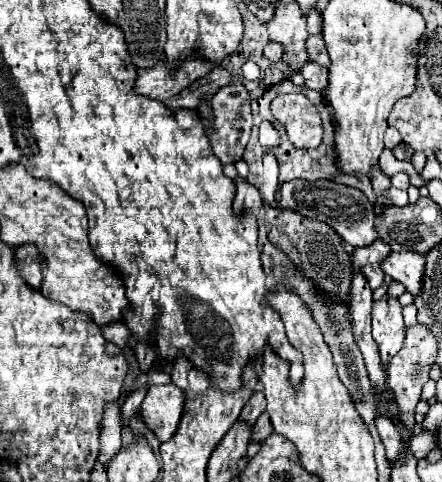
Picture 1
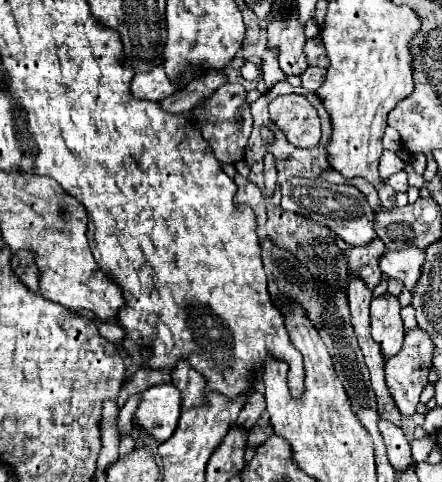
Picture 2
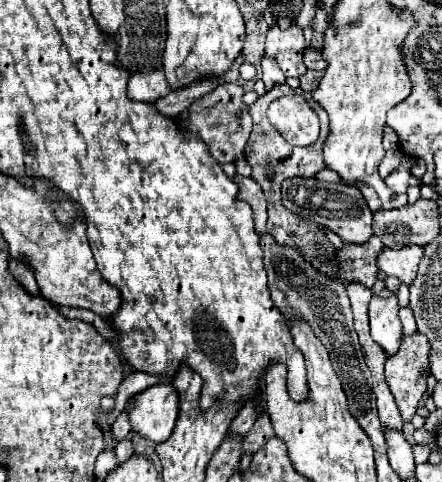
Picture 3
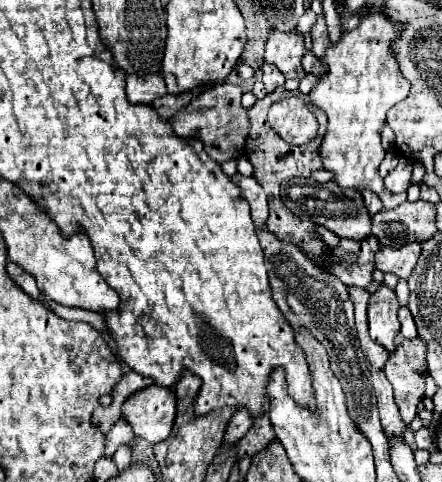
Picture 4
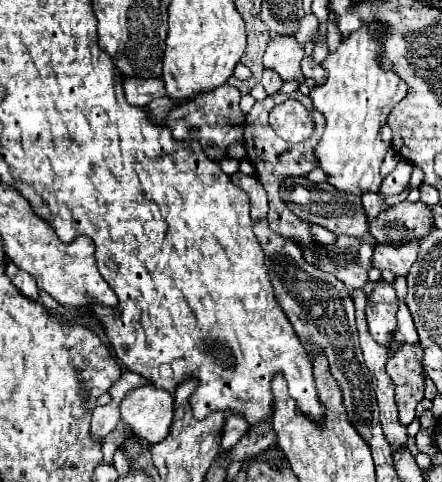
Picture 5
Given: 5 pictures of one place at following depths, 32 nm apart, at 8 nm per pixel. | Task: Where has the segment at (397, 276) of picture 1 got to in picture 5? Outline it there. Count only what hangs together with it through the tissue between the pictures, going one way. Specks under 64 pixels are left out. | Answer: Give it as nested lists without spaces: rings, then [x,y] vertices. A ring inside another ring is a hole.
[[[412,240],[412,242],[404,244],[402,248],[376,244],[374,254],[372,254],[372,266],[378,270],[386,268],[398,276],[406,276],[408,268],[414,264],[416,256],[418,256],[418,240]]]

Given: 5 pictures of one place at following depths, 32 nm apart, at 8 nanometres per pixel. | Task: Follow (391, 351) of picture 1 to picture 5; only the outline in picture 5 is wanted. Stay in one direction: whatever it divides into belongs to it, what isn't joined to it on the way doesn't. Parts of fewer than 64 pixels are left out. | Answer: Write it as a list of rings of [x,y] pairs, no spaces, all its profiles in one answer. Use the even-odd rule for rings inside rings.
[[[378,280],[376,288],[372,290],[372,294],[368,296],[366,302],[366,320],[368,320],[368,328],[372,338],[378,344],[388,346],[390,334],[396,330],[396,310],[398,310],[398,298],[394,288],[384,282]]]

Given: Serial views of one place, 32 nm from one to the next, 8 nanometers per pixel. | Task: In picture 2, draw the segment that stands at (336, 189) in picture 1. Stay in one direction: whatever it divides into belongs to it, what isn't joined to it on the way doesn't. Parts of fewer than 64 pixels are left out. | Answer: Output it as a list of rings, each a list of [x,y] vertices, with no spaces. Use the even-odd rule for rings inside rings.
[[[292,178],[282,182],[282,208],[290,210],[294,214],[300,214],[308,220],[314,220],[318,224],[328,226],[336,236],[340,236],[346,244],[368,244],[372,236],[376,236],[372,222],[374,212],[368,206],[364,194],[348,184],[330,184],[326,180],[314,178]]]

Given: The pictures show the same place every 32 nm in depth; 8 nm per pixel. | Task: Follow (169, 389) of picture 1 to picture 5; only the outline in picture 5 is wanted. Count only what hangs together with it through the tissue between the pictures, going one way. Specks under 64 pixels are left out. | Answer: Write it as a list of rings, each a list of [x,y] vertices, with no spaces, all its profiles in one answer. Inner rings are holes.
[[[152,384],[138,386],[122,398],[120,418],[142,440],[160,442],[172,424],[172,400],[170,392],[152,388]]]

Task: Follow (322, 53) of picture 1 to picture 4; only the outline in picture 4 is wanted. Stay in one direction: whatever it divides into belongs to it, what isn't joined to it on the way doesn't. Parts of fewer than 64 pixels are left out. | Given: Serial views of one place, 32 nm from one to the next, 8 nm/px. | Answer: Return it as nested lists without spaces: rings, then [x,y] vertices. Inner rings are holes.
[[[306,52],[306,54],[304,54],[304,58],[302,58],[302,68],[304,68],[306,74],[318,76],[318,78],[324,76],[324,64],[322,64],[312,52]]]

